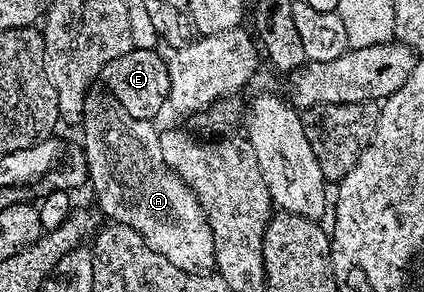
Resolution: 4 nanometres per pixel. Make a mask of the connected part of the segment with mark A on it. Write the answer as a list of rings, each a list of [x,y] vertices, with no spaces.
[[[90,91],[85,98],[80,123],[80,130],[86,133],[82,142],[86,145],[84,153],[89,189],[94,189],[98,204],[110,222],[119,222],[140,232],[140,236],[144,236],[150,248],[160,252],[160,256],[172,260],[172,264],[176,264],[181,270],[205,274],[215,269],[212,228],[193,188],[164,160],[154,125],[155,123],[149,119],[129,115],[124,106],[111,98],[106,91]]]

